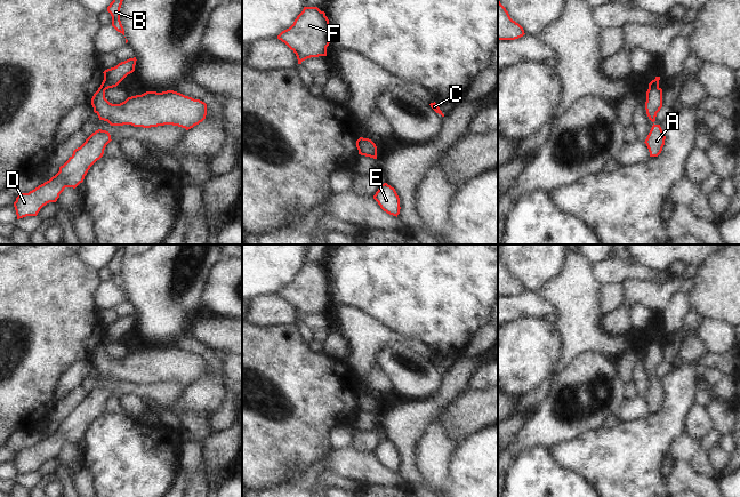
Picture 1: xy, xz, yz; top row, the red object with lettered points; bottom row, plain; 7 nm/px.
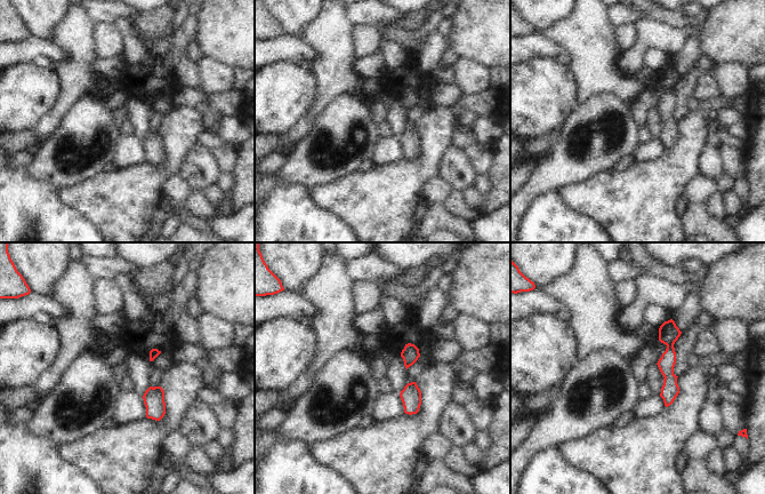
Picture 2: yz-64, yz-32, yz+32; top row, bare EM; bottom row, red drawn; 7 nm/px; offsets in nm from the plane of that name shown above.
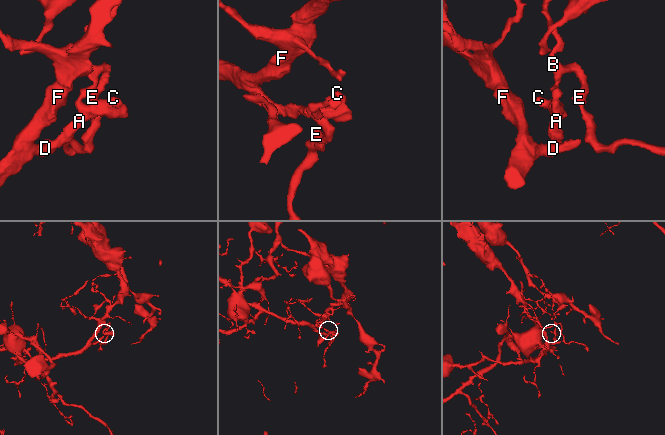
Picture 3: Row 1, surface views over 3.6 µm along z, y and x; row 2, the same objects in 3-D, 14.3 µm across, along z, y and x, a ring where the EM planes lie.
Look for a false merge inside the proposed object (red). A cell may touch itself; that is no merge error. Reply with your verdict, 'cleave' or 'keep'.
cleave

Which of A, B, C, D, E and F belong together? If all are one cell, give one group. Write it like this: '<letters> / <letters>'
A C D F / B E

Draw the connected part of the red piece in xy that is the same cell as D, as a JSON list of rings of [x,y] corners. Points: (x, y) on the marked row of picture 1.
[[[98,129],[92,133],[80,147],[73,151],[55,176],[29,193],[22,193],[16,198],[14,207],[17,219],[37,216],[43,206],[56,202],[65,187],[75,189],[82,183],[90,167],[103,157],[111,141],[111,135],[106,130]]]

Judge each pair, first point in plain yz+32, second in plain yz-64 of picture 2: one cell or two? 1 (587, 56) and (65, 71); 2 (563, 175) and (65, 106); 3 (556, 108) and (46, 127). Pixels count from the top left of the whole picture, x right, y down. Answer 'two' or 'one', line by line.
1: one
2: two
3: two

